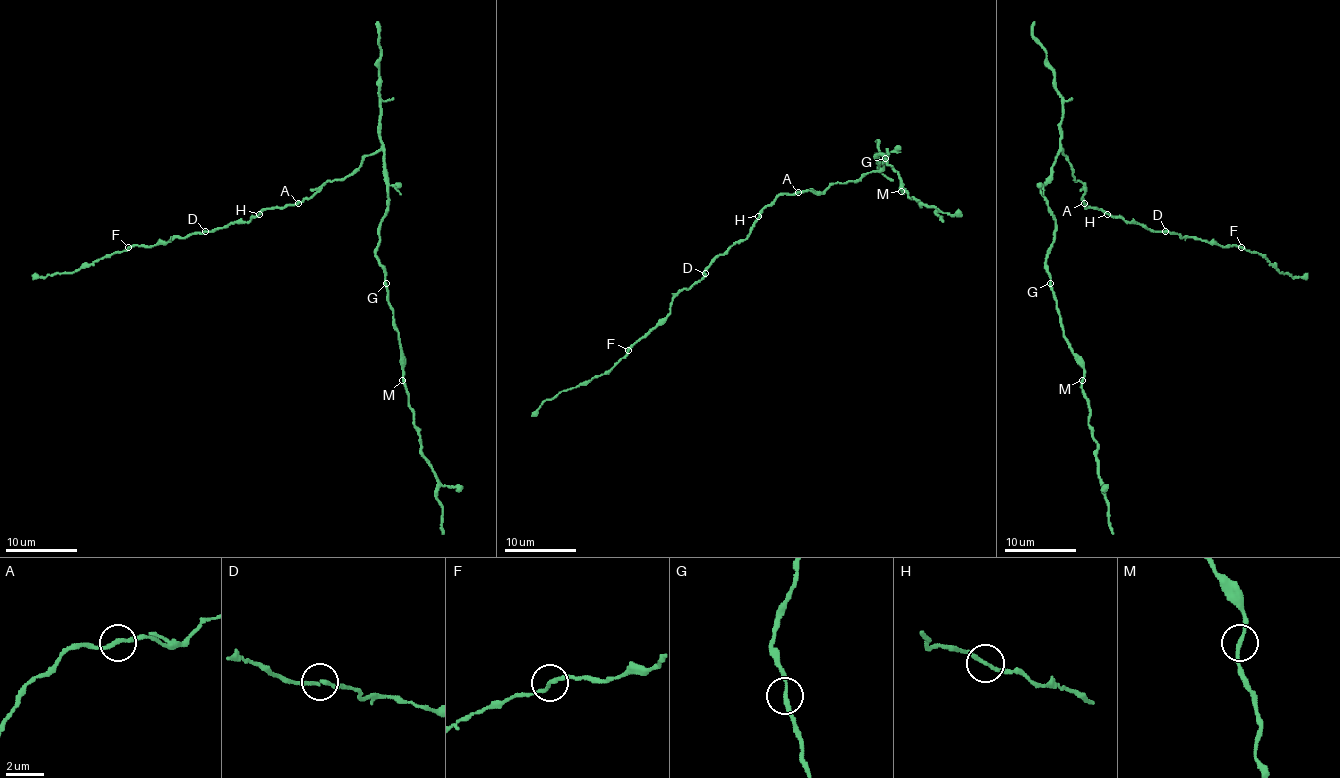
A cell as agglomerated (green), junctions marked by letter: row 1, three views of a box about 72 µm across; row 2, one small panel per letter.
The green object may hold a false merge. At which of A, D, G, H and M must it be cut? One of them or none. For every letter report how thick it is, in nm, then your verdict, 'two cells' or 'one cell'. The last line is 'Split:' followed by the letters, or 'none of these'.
A: 190 nm | one cell
D: 190 nm | one cell
G: 200 nm | one cell
H: 200 nm | one cell
M: 200 nm | one cell
Split: none of these

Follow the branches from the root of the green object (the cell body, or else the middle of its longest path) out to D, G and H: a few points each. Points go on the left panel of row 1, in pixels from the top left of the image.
D: (361, 162), (354, 172), (328, 179), (294, 205), (271, 206), (246, 222), (230, 222), (205, 231)
G: (361, 162), (373, 153), (384, 153), (388, 212), (380, 221), (375, 253), (386, 283)
H: (361, 162), (354, 172), (339, 179), (328, 179), (309, 197), (294, 205), (264, 208), (259, 214)

